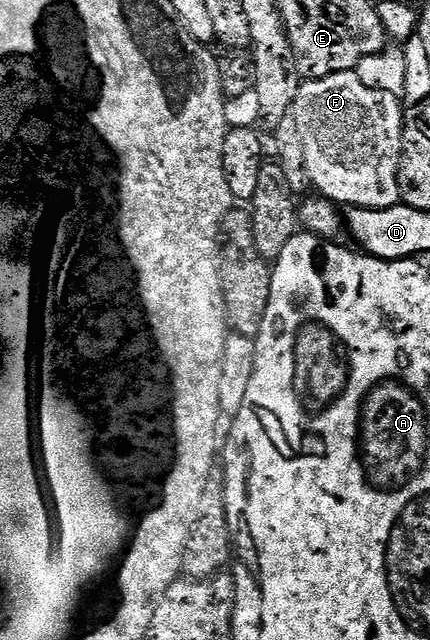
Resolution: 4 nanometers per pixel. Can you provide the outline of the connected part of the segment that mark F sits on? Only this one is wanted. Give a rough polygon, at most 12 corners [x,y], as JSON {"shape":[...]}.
{"shape":[[355,72],[301,81],[290,117],[329,202],[400,202],[404,110]]}

